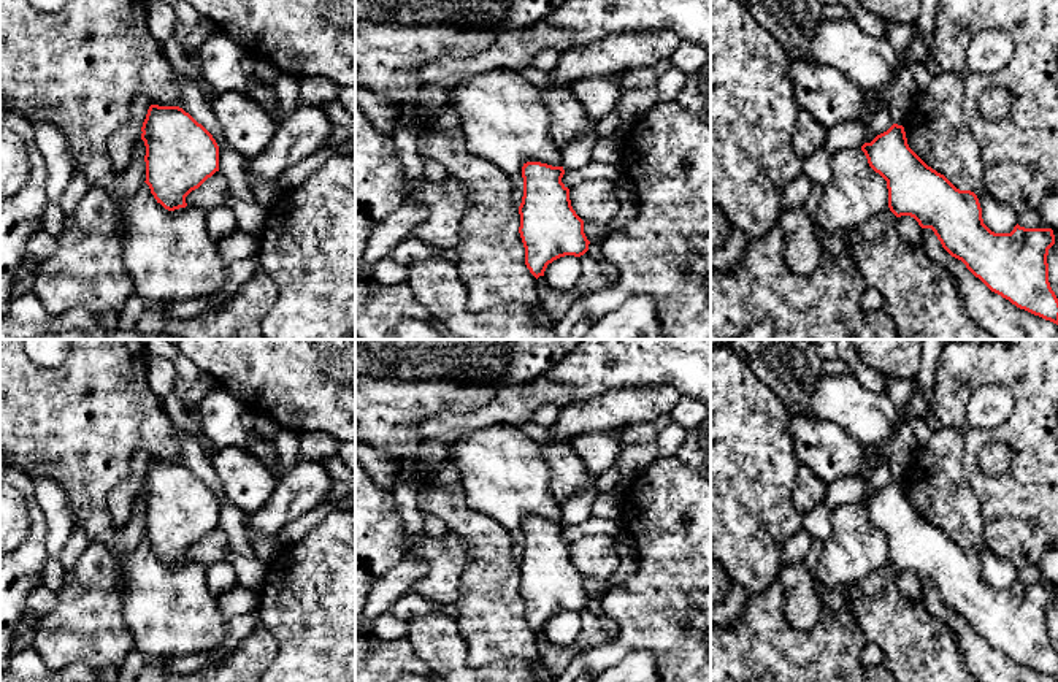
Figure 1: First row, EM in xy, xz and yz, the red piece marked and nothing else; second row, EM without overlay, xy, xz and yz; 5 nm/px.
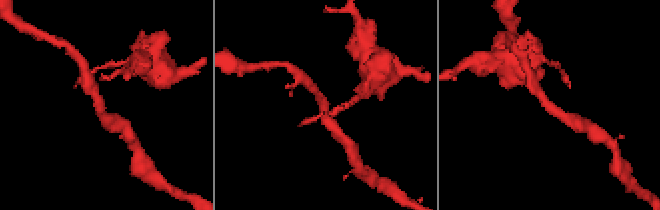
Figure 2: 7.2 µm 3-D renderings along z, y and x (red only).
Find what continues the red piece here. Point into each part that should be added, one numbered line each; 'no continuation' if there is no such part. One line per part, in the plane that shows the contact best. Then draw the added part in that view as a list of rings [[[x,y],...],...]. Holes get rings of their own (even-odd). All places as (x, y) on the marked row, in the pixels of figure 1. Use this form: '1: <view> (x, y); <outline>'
no continuation

